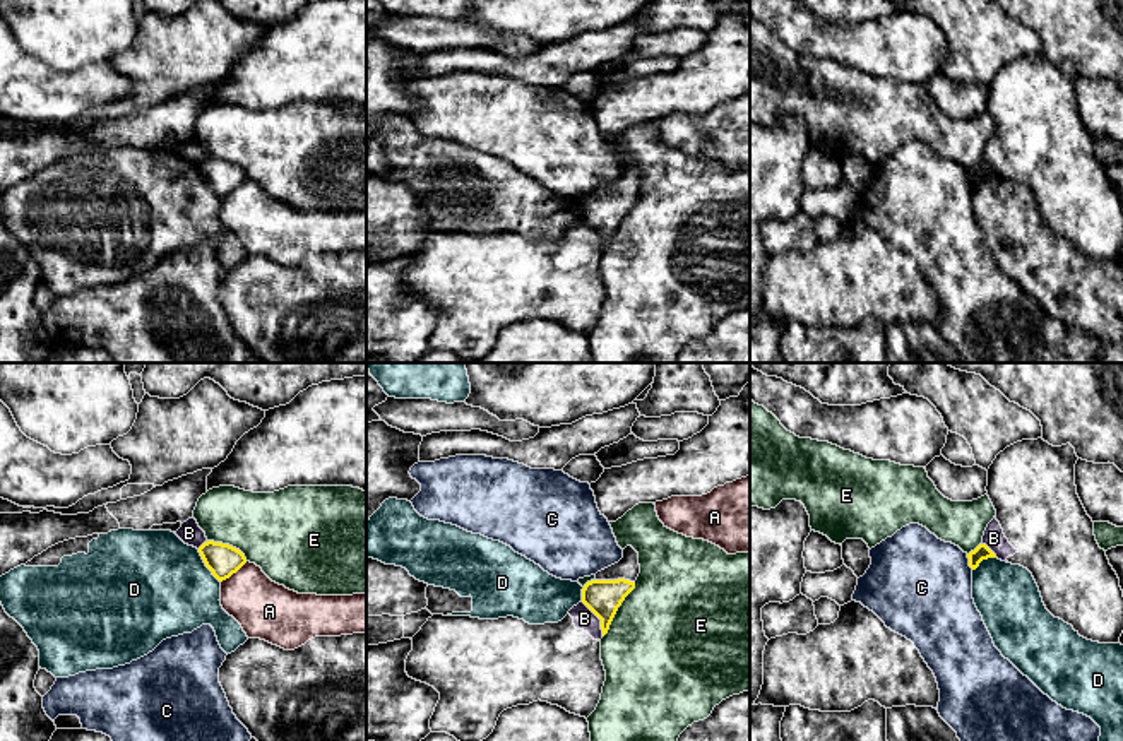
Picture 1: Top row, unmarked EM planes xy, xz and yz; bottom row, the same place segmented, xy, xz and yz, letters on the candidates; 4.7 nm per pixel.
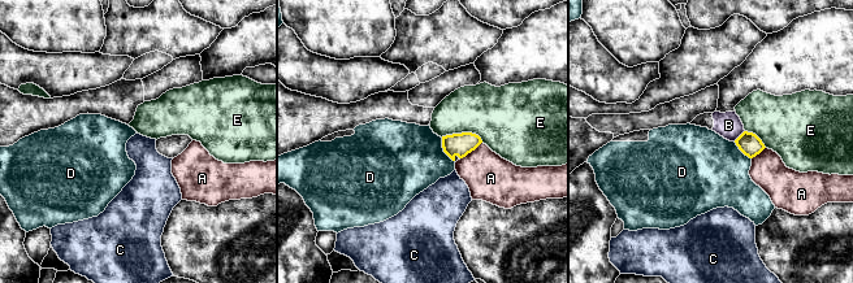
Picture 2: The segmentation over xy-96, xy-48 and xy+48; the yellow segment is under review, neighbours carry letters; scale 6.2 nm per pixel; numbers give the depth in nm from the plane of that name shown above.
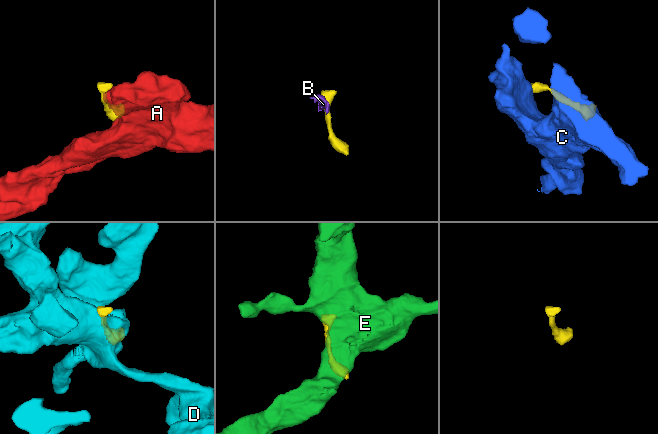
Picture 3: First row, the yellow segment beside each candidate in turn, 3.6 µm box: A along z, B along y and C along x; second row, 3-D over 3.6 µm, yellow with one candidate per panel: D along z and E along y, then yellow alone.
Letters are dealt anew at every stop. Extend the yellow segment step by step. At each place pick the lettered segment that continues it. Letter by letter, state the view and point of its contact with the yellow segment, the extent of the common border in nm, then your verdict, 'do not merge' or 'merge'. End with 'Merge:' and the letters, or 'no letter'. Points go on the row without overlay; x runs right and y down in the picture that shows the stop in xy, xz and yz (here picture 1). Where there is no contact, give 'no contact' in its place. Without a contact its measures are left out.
A: meets yellow in xy at (233, 189); contact 160 nm long; do not merge
B: meets yellow in xz at (598, 233); contact 200 nm long; do not merge
C: meets yellow in yz at (969, 178); contact 80 nm long; do not merge
D: meets yellow in xy at (206, 182); contact 190 nm long; do not merge
E: meets yellow in xz at (617, 226); contact 300 nm long; do not merge
Merge: no letter

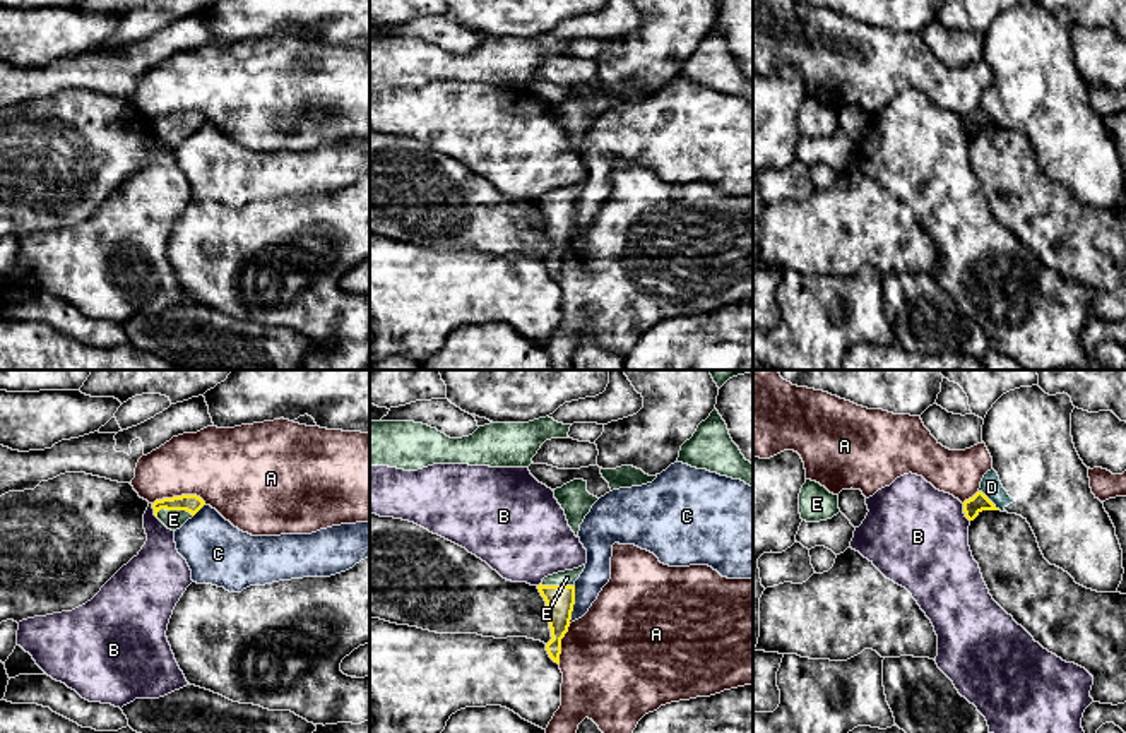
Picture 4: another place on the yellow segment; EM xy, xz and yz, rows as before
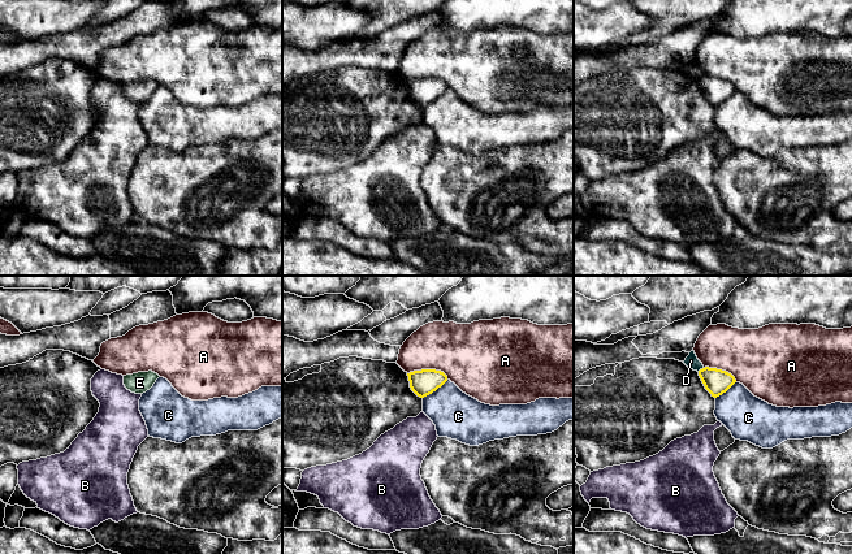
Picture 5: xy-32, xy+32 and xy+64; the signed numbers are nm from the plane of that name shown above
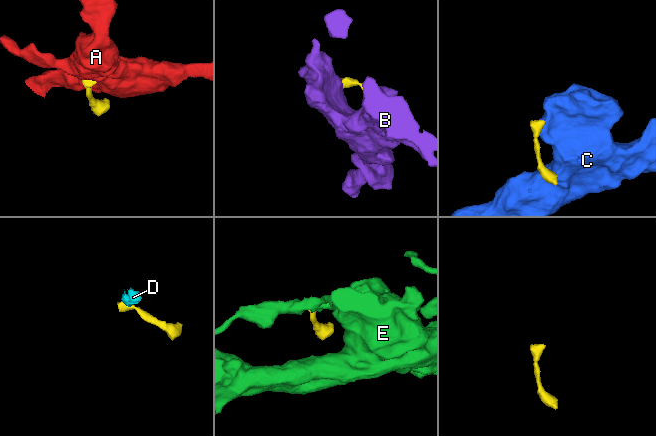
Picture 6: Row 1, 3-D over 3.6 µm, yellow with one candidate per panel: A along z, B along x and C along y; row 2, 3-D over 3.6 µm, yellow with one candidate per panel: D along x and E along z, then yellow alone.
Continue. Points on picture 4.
A: meets yellow in xy at (178, 113); contact 260 nm long; do not merge
B: meets yellow in xy at (154, 127); contact 80 nm long; do not merge
C: meets yellow in xz at (574, 220); contact 190 nm long; do not merge
D: meets yellow in yz at (988, 115); contact 140 nm long; do not merge
E: meets yellow in xy at (175, 125); contact 180 nm long; merge
Merge: E

